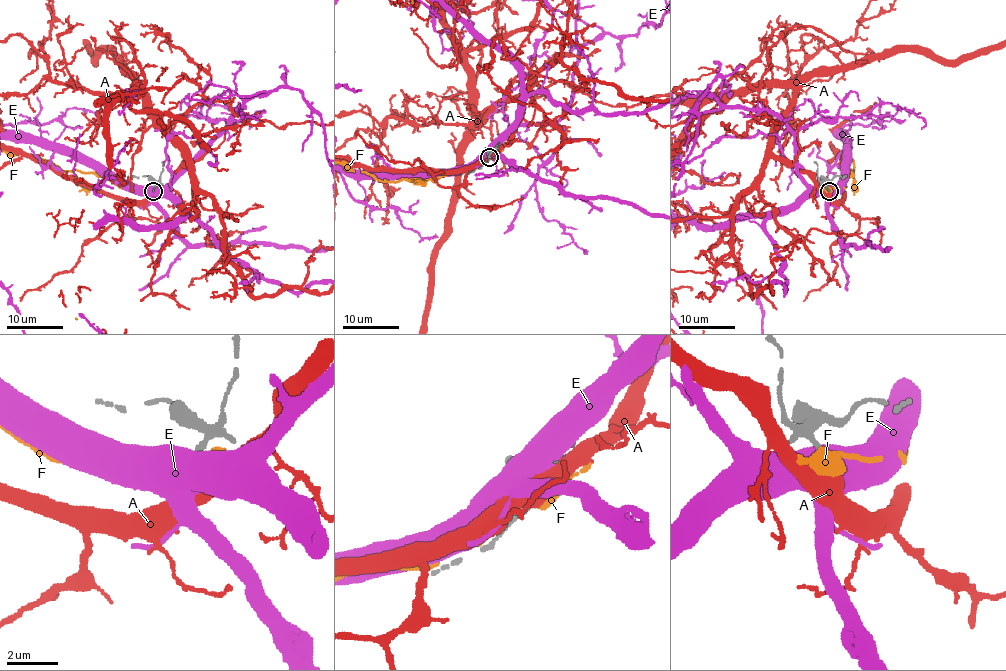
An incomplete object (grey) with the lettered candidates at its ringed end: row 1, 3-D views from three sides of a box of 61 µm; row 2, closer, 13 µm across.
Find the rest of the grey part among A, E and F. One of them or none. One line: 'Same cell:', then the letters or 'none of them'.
Same cell: none of them

